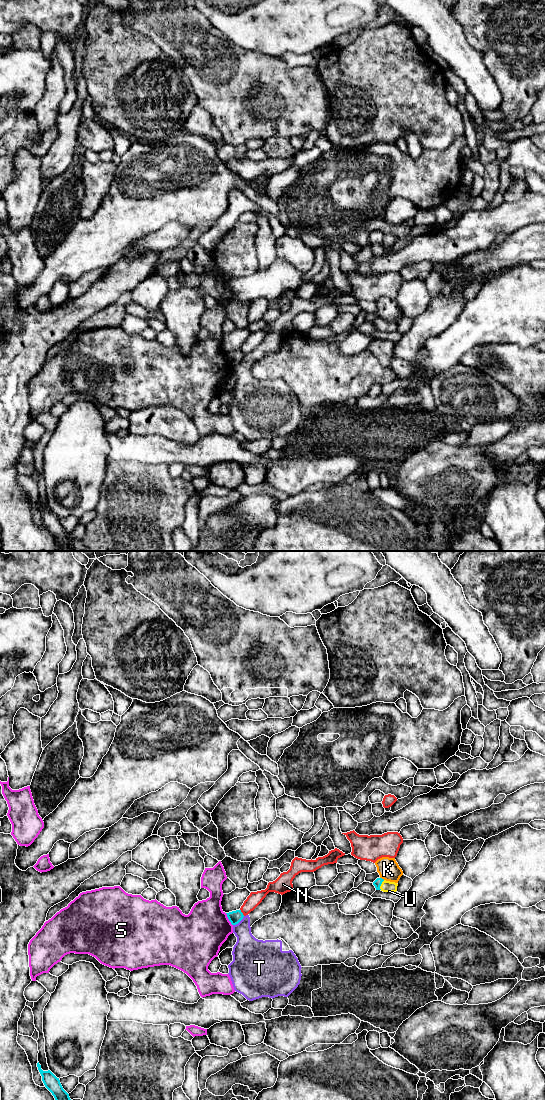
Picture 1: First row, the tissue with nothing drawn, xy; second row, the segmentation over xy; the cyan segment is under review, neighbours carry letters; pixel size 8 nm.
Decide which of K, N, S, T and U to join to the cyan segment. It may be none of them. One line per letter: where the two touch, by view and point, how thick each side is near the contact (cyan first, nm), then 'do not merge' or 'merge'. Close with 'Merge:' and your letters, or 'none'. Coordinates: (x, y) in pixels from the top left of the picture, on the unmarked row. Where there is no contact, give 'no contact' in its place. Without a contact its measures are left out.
K: meets cyan in xy at (381, 318); 70 nm thick on the cyan side, 170 nm on the other; do not merge
N: meets cyan in xy at (241, 352); 100 nm thick on the cyan side, 110 nm on the other; do not merge
S: meets cyan in xy at (228, 358); 100 nm thick on the cyan side, 380 nm on the other; do not merge
T: meets cyan in xy at (238, 362); 100 nm thick on the cyan side, 240 nm on the other; do not merge
U: meets cyan in xy at (380, 325); 70 nm thick on the cyan side, 90 nm on the other; merge
Merge: U

